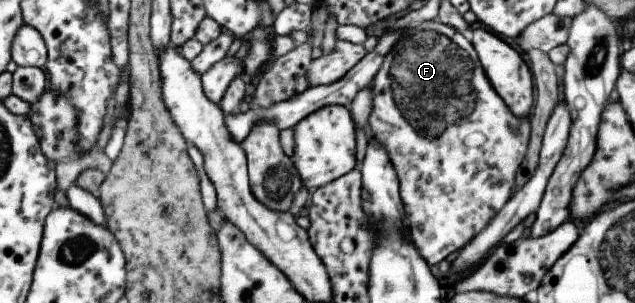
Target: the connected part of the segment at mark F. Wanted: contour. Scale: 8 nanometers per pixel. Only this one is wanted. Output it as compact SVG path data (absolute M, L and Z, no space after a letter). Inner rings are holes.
M439 20L415 23L402 30L401 38L394 48L387 54L380 70L372 80L373 86L373 109L369 116L370 128L374 140L378 141L388 152L392 164L398 173L401 201L406 212L406 220L410 240L418 249L420 256L431 266L448 258L452 252L460 250L470 242L487 224L500 212L500 209L510 200L513 195L514 179L516 170L527 153L527 146L531 135L531 122L529 117L518 118L500 98L492 83L486 76L484 67L479 61L477 52L459 30L441 23Z

